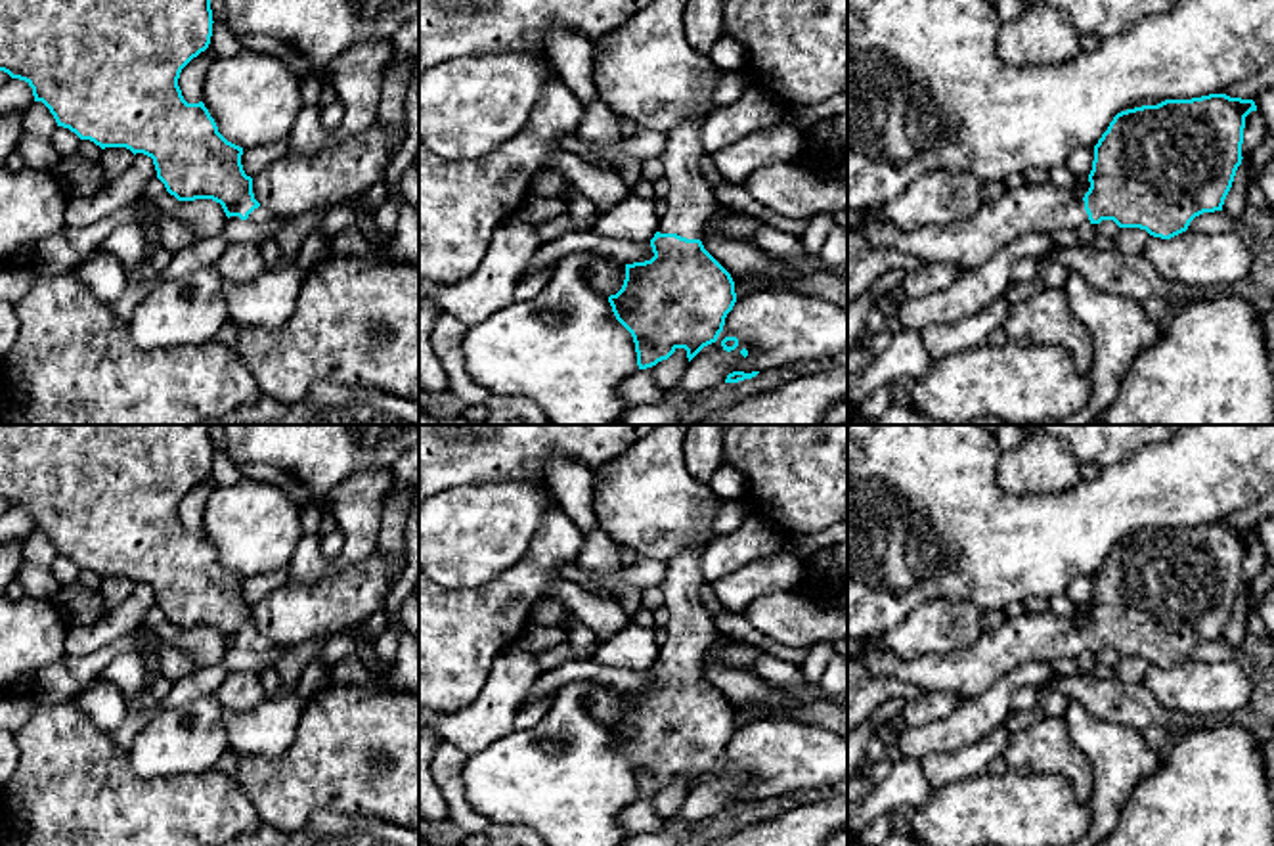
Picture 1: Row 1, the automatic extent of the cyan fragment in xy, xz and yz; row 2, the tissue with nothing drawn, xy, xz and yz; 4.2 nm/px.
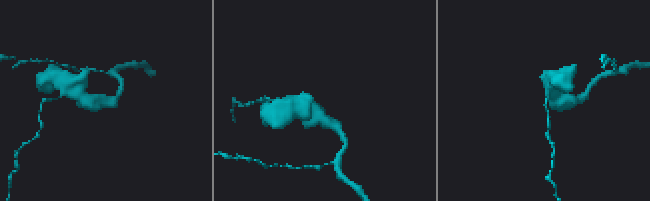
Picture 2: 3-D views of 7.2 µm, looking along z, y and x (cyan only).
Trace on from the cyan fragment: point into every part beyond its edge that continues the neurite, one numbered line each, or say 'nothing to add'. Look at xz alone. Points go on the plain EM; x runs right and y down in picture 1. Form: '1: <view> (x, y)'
1: xz (691, 632)

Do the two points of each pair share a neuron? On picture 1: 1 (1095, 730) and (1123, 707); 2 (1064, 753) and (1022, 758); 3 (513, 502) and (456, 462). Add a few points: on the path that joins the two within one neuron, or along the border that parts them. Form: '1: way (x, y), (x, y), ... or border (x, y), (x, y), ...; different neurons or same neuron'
1: border (1070, 701), (1097, 716), (1133, 726), (1141, 732); different neurons
2: way (1054, 753), (1032, 753); same neuron
3: border (528, 477), (469, 483), (440, 492); different neurons

